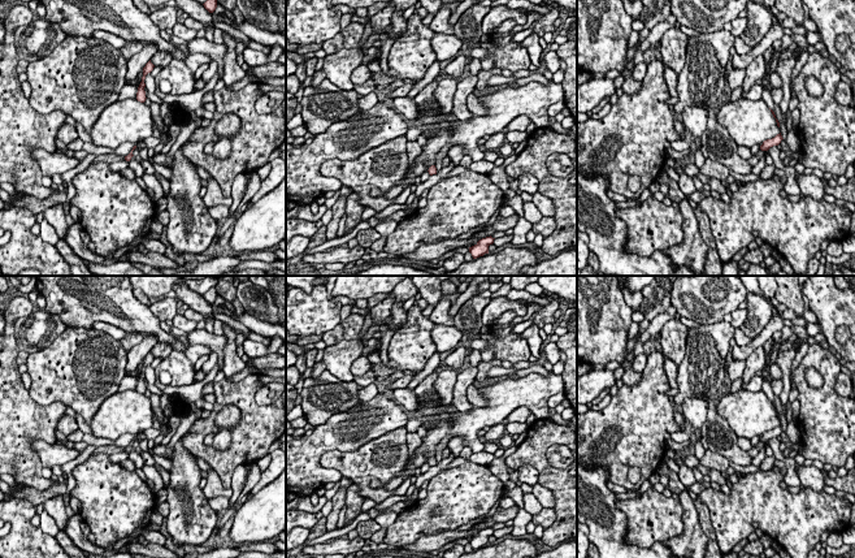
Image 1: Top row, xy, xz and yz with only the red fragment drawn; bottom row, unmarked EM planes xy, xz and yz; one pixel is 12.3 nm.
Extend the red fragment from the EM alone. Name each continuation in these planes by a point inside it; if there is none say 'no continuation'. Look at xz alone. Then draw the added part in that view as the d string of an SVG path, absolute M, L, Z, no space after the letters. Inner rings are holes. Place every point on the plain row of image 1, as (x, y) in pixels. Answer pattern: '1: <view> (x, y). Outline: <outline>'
no continuation

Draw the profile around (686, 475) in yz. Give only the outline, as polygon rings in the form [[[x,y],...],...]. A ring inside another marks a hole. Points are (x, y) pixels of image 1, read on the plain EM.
[[[687,466],[680,467],[678,477],[686,489],[689,489],[694,483],[696,483],[693,468],[690,468]]]

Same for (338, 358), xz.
[[[342,339],[335,345],[326,346],[322,362],[333,376],[340,381],[353,381],[352,363],[361,356],[364,345],[361,339]]]

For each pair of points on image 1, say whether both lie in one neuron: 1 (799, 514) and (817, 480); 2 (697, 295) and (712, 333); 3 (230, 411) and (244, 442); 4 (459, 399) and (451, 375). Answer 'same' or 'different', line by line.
1: different
2: different
3: different
4: different

